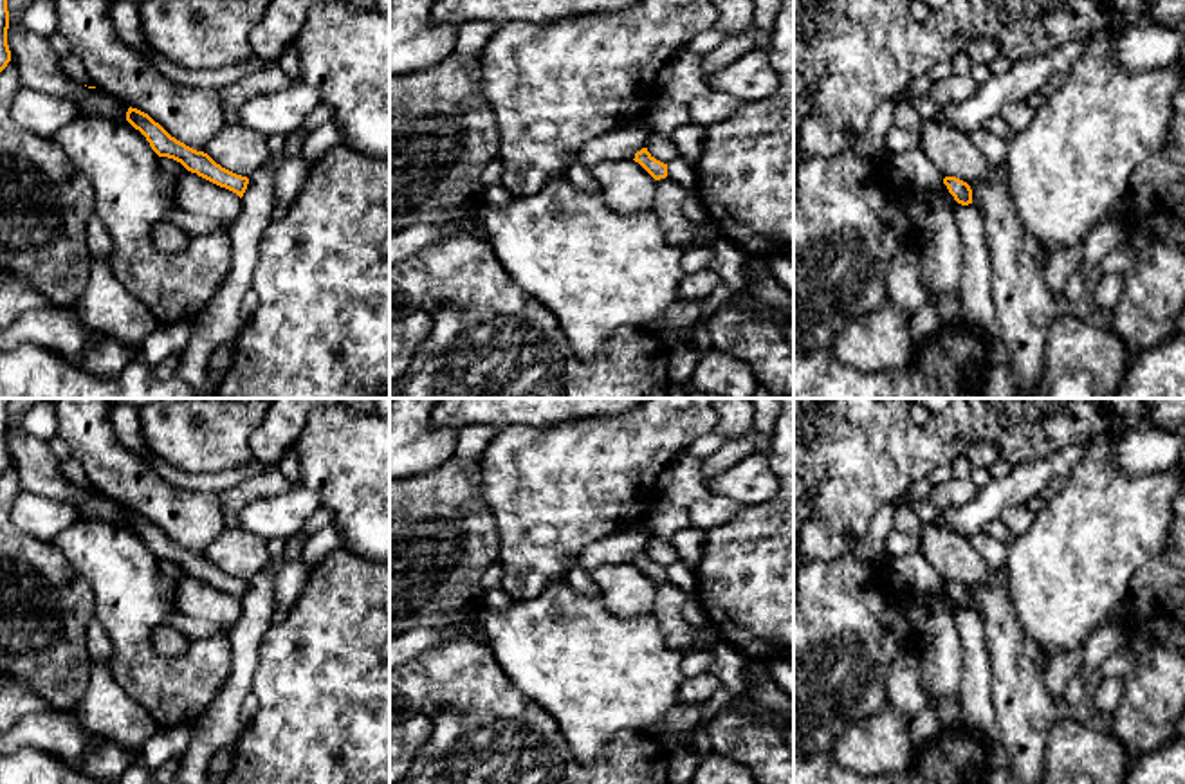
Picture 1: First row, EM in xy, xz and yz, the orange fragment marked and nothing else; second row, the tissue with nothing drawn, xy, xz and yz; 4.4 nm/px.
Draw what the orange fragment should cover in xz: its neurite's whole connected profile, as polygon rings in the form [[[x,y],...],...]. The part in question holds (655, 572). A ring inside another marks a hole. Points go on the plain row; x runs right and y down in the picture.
[[[648,552],[635,557],[635,566],[638,566],[655,584],[667,580],[667,568],[657,564]]]

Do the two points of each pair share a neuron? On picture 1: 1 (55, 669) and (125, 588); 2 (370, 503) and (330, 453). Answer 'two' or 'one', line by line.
1: two
2: one

